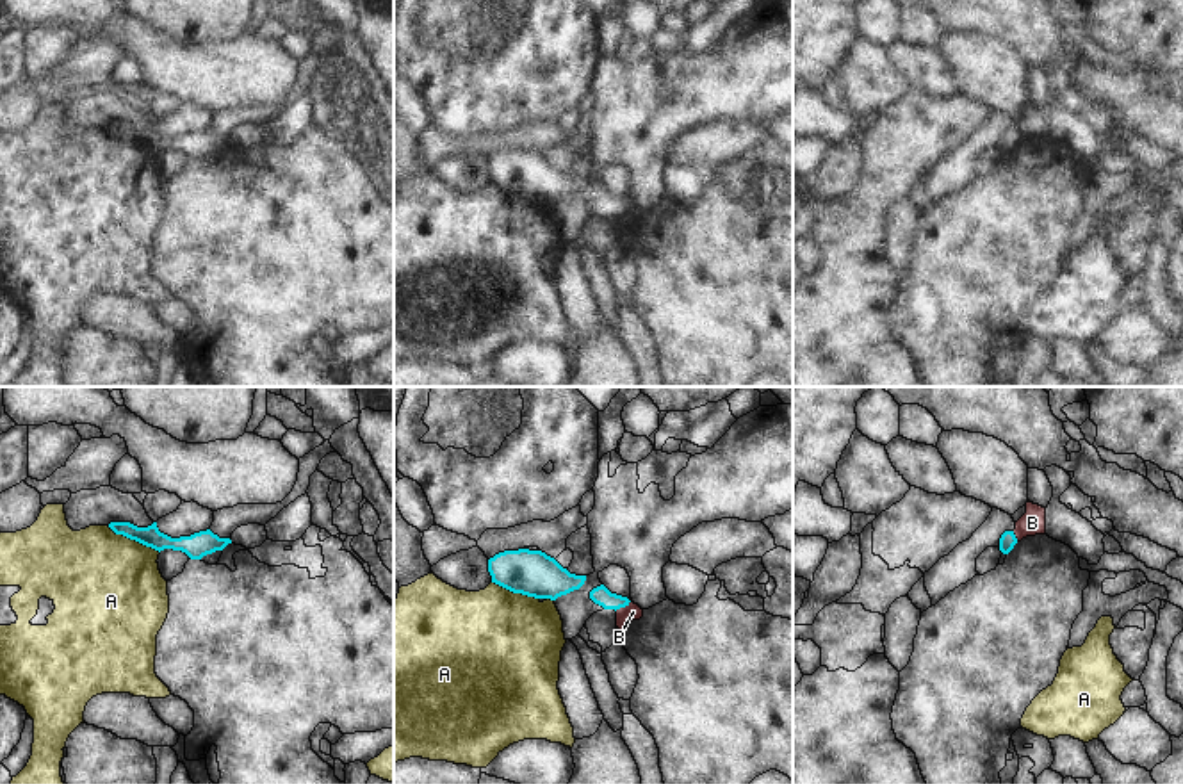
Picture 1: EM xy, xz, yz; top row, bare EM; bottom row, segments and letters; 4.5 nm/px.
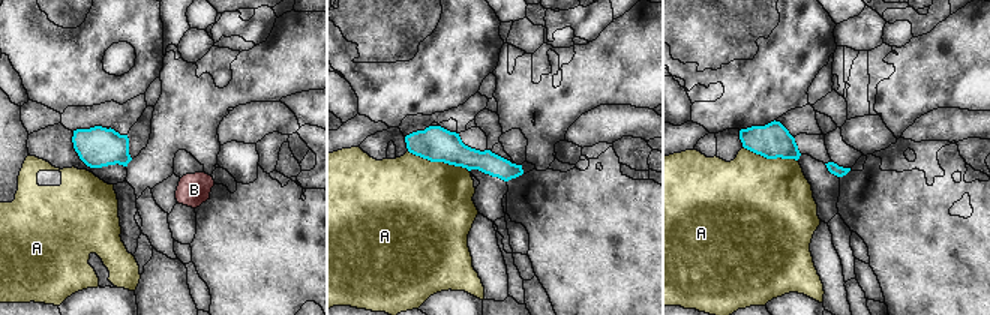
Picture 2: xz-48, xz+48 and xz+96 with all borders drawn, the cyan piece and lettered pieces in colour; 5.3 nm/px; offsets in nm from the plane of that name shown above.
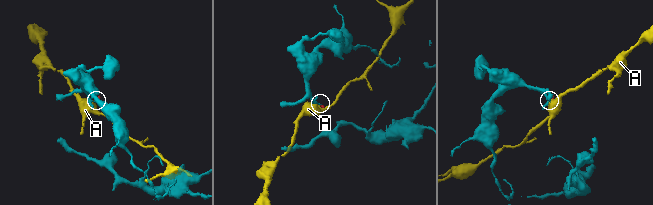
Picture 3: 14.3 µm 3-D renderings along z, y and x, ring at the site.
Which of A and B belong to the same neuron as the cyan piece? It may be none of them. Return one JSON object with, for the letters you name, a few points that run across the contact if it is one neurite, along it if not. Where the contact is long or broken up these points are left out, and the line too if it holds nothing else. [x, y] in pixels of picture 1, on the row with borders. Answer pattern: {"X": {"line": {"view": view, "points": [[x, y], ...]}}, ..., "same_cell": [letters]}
{"same_cell": []}

